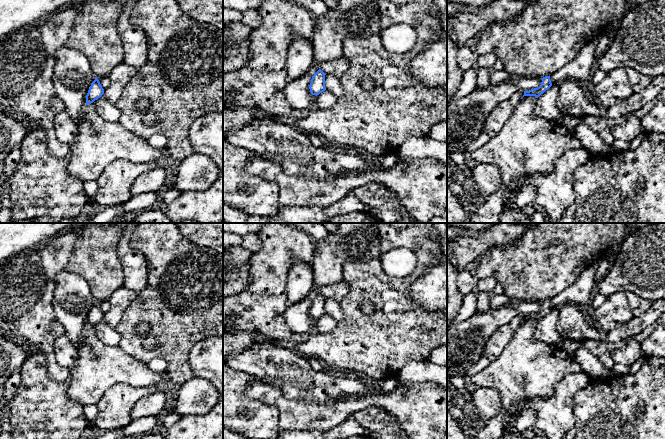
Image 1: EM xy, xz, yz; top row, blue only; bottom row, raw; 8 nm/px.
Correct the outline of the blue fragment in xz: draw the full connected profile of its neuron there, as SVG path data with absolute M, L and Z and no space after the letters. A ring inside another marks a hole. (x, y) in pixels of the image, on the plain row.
M319 293L312 300L311 307L309 309L309 313L312 319L319 319L320 317L326 314L325 312L325 297Z

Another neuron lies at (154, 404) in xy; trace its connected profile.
M160 390L140 399L131 411L131 421L147 416L161 416L166 407L167 400L167 395Z

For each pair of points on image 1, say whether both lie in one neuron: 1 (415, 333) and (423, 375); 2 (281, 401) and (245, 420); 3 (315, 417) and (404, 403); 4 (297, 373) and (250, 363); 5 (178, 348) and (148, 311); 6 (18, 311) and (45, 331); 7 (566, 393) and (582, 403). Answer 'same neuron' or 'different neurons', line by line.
1: different neurons
2: different neurons
3: same neuron
4: same neuron
5: same neuron
6: same neuron
7: different neurons

